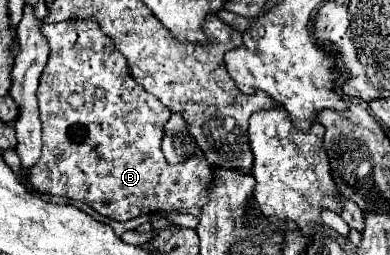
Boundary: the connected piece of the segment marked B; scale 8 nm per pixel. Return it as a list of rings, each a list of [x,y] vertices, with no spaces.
[[[86,18],[86,20],[66,20],[66,22],[58,22],[58,24],[44,24],[42,26],[42,34],[46,36],[48,44],[50,44],[50,58],[48,58],[48,64],[44,68],[44,74],[42,80],[40,80],[40,86],[38,86],[38,102],[40,102],[40,122],[42,122],[42,158],[40,162],[28,170],[28,180],[34,184],[34,188],[42,194],[54,194],[54,196],[68,196],[70,200],[82,200],[86,202],[88,206],[92,206],[100,216],[104,218],[112,218],[116,222],[128,222],[136,216],[142,216],[142,214],[154,214],[154,212],[162,212],[162,210],[188,210],[188,208],[194,208],[194,206],[204,206],[208,202],[208,190],[210,190],[210,184],[214,182],[214,174],[212,170],[208,170],[208,162],[204,162],[204,154],[200,148],[194,150],[194,156],[200,160],[200,164],[190,164],[184,162],[184,164],[168,164],[164,154],[162,154],[162,138],[164,138],[164,126],[166,122],[170,120],[170,110],[160,102],[156,100],[152,94],[148,94],[134,78],[132,74],[128,72],[128,62],[126,58],[116,50],[114,42],[110,38],[104,36],[104,32],[100,30],[98,22],[94,18]]]

